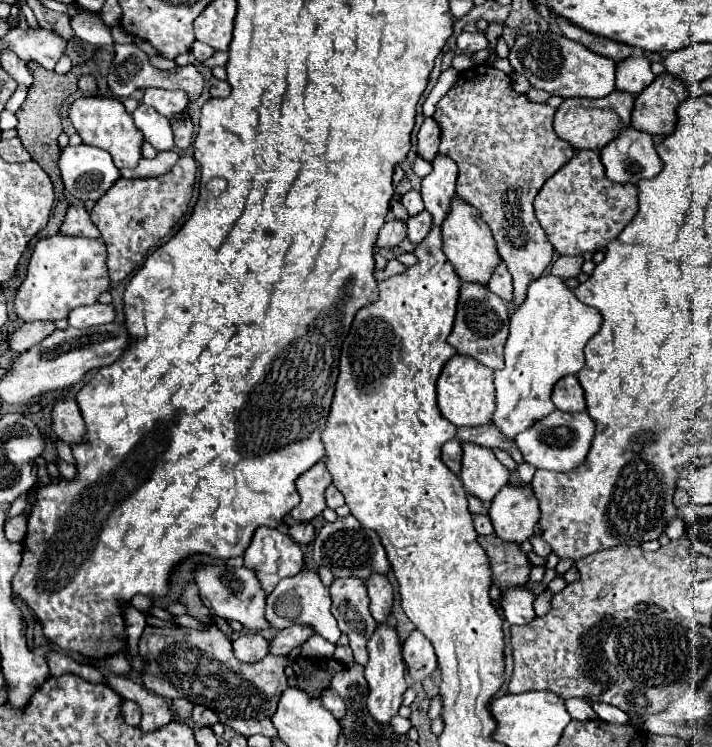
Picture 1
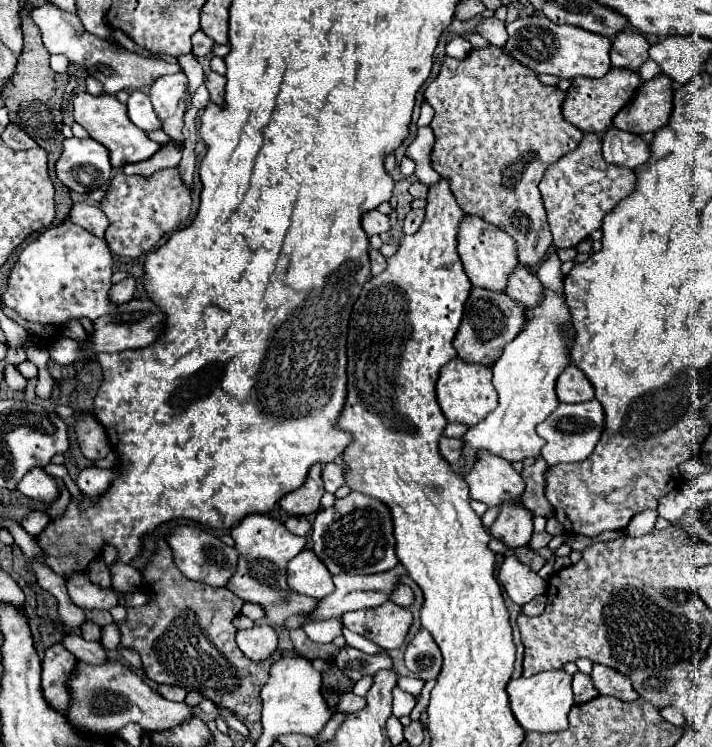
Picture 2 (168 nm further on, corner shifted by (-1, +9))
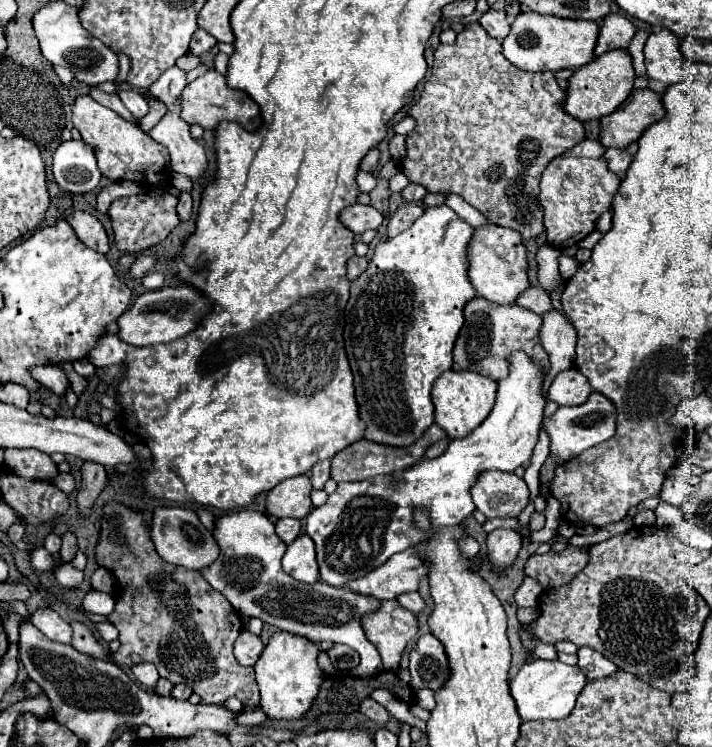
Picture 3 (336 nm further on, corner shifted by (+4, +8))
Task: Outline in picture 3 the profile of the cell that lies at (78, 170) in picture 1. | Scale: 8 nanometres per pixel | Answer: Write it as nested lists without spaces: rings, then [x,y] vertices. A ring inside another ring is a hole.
[[[83,140],[61,142],[53,152],[53,176],[55,182],[67,192],[91,192],[101,180],[91,146],[87,146]]]

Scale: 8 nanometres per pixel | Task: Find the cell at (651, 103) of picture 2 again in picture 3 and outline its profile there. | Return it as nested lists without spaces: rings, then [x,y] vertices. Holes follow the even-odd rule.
[[[633,90],[621,112],[613,112],[599,120],[599,142],[603,148],[627,148],[645,132],[647,126],[665,116],[661,96],[645,90]]]

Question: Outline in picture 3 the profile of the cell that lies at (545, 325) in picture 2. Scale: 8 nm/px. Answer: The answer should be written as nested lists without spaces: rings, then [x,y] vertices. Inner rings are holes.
[[[515,352],[509,358],[509,376],[499,382],[497,390],[497,402],[487,416],[487,420],[475,428],[467,438],[451,440],[449,448],[439,458],[421,458],[411,468],[403,470],[403,474],[387,474],[387,476],[375,476],[373,480],[361,480],[361,482],[335,482],[329,479],[324,490],[329,495],[327,502],[319,508],[313,508],[305,520],[305,532],[313,538],[317,546],[317,564],[319,564],[319,576],[323,582],[331,586],[343,586],[351,578],[359,578],[375,568],[379,568],[391,554],[397,554],[409,546],[415,546],[423,542],[429,532],[423,532],[415,526],[413,512],[417,508],[423,508],[431,516],[431,528],[445,528],[445,526],[457,526],[463,524],[475,510],[475,504],[471,500],[471,488],[477,482],[479,474],[487,470],[501,470],[501,472],[515,472],[525,460],[531,458],[533,448],[537,444],[539,426],[543,422],[543,408],[545,398],[541,396],[543,388],[543,370],[539,370],[537,364],[525,354]]]

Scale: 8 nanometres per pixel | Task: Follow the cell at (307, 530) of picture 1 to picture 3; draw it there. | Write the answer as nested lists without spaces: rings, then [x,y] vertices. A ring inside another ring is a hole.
[[[281,518],[275,522],[275,532],[285,544],[291,544],[301,534],[301,522],[295,518]]]

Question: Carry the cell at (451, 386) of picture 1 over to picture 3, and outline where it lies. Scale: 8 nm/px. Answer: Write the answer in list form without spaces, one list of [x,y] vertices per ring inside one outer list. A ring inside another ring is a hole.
[[[443,372],[431,390],[431,398],[435,404],[435,424],[439,424],[449,440],[463,438],[471,434],[491,412],[497,396],[497,382],[487,376],[479,376],[475,372]]]

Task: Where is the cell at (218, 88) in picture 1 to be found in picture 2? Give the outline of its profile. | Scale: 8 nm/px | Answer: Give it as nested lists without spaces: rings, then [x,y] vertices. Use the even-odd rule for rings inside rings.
[[[210,73],[206,77],[206,87],[210,91],[210,99],[214,103],[222,103],[224,101],[224,85],[226,85],[226,77],[220,73]]]

